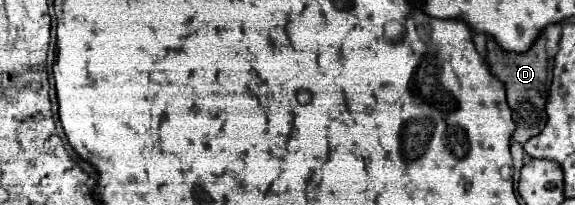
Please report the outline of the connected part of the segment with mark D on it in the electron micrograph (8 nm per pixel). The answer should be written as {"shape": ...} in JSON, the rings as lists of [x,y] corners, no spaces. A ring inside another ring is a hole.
{"shape":[[[540,34],[536,38],[536,44],[526,50],[524,54],[506,52],[498,46],[498,42],[488,36],[488,64],[496,78],[500,78],[506,86],[506,98],[508,106],[512,110],[512,118],[516,122],[516,130],[512,134],[514,142],[528,142],[532,136],[540,134],[540,130],[546,126],[546,74],[548,74],[548,54],[546,54],[546,34]]]}

